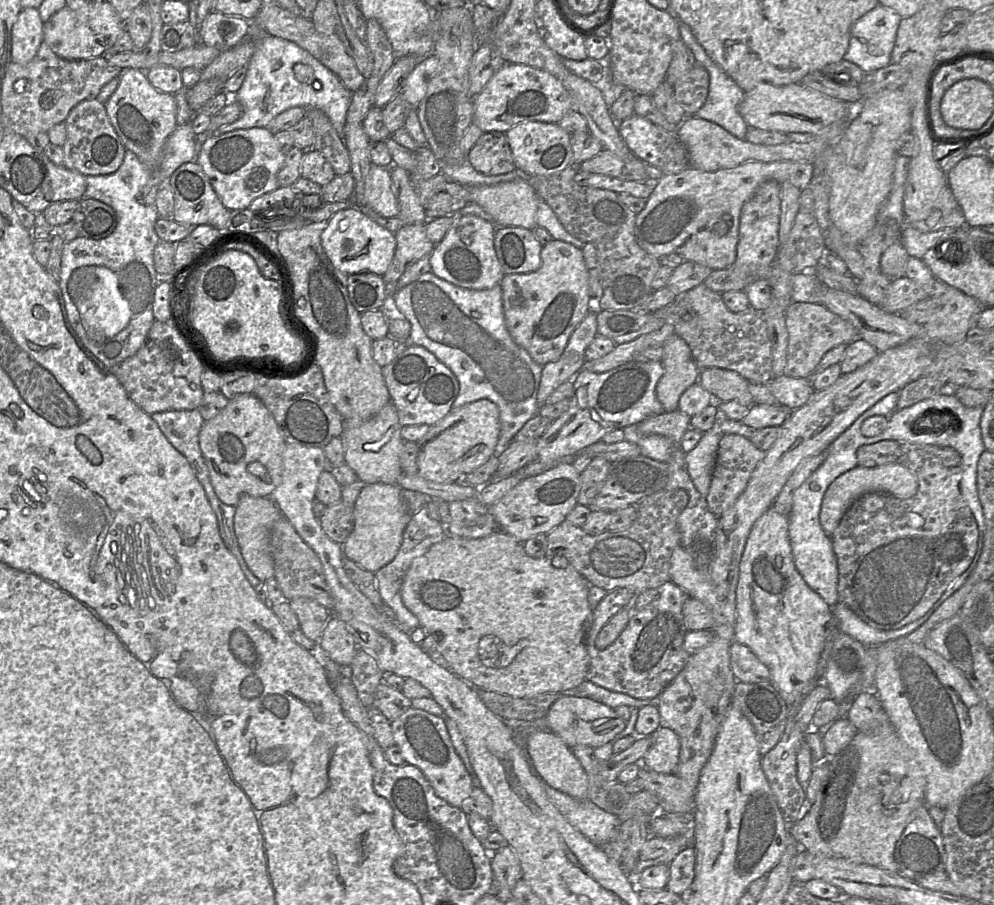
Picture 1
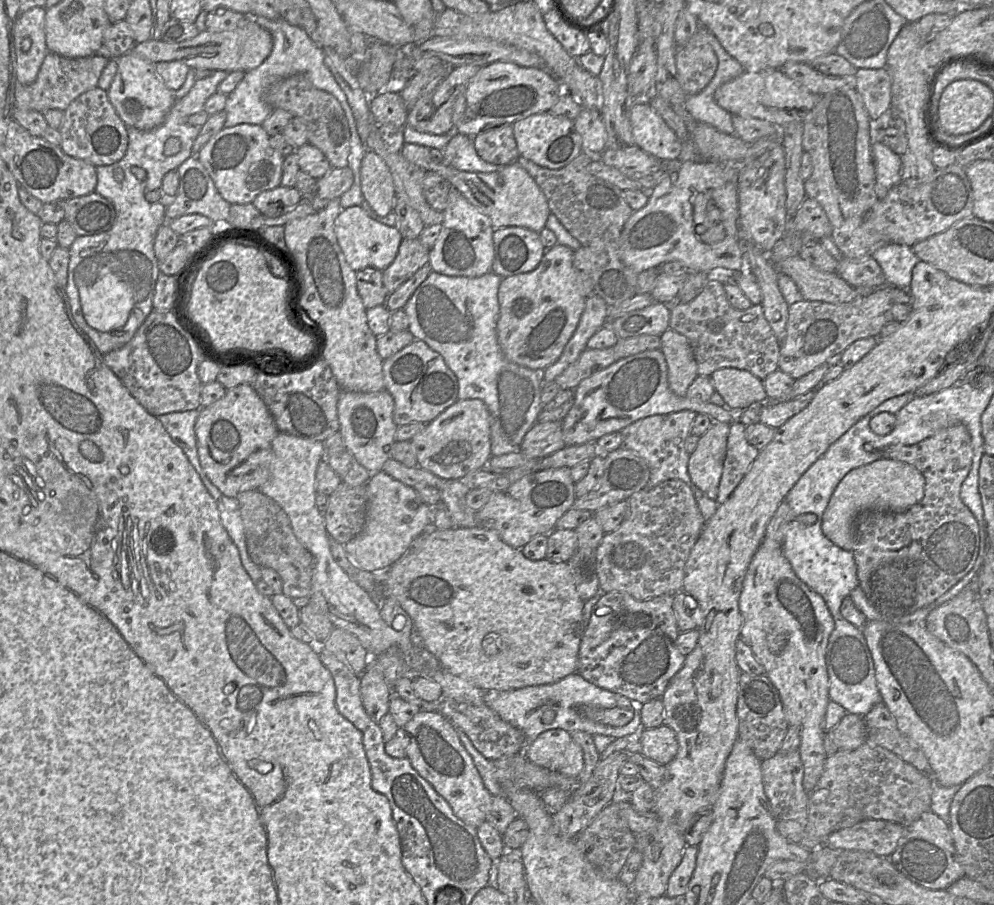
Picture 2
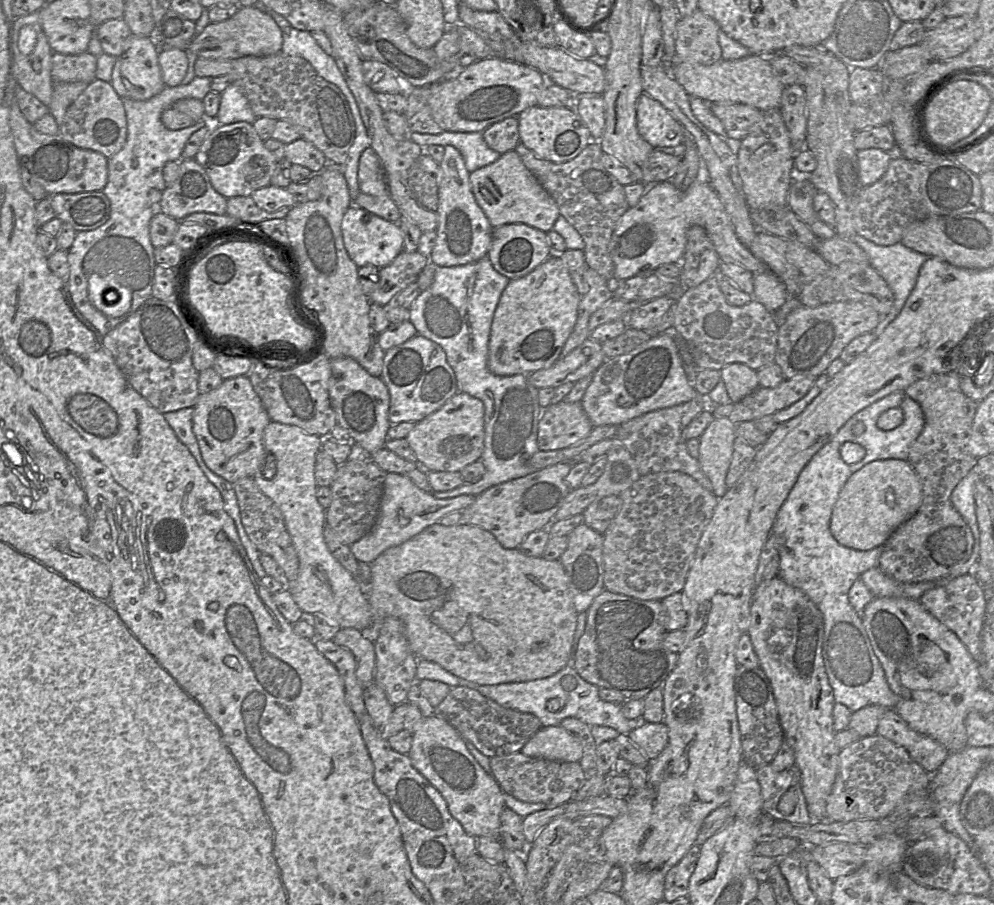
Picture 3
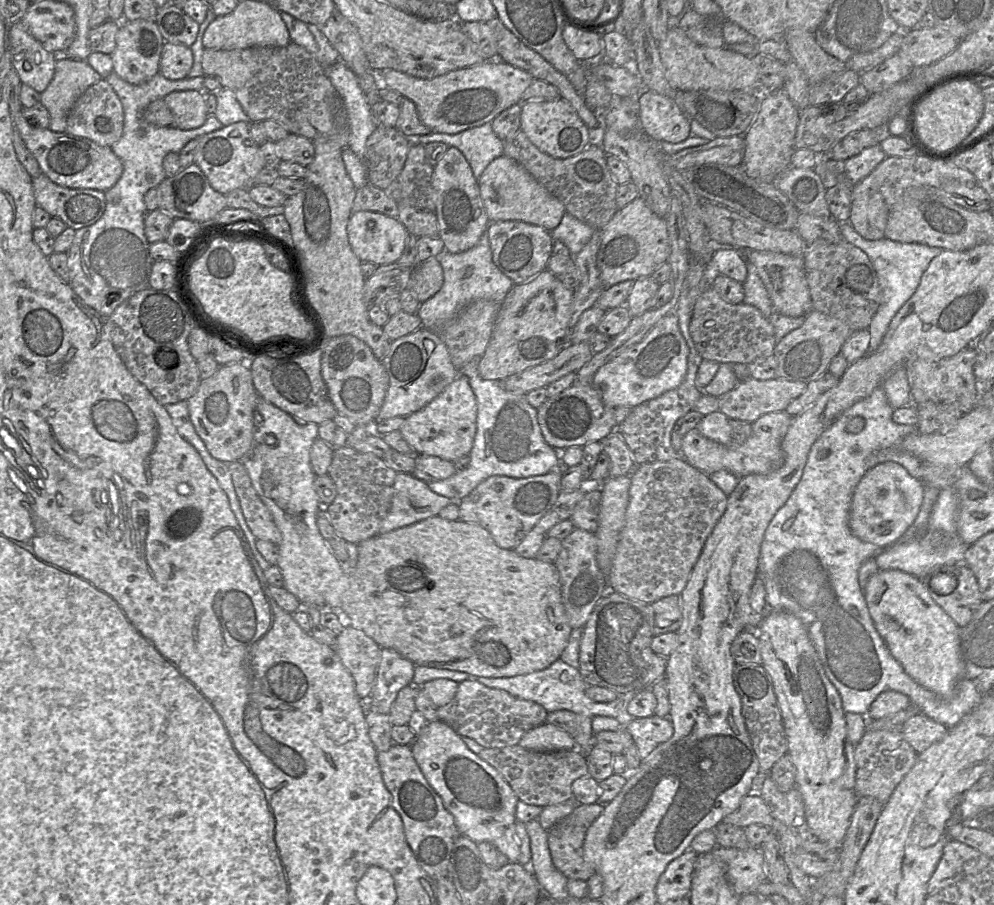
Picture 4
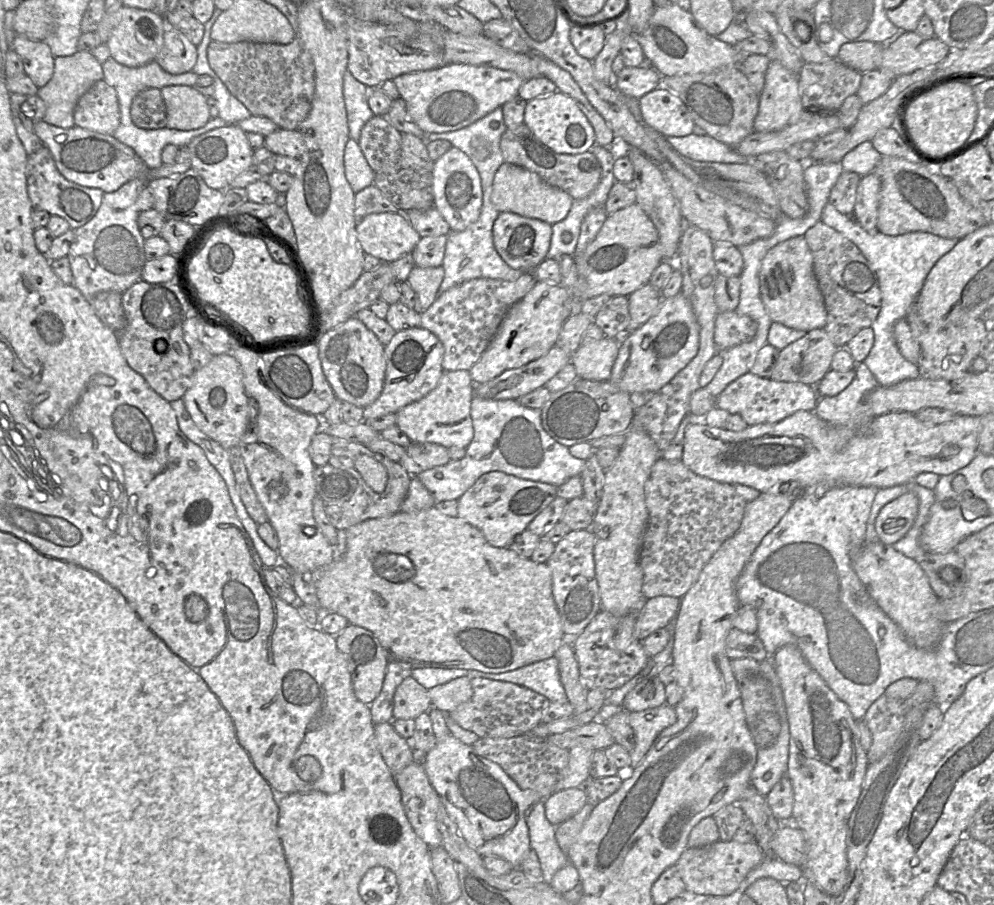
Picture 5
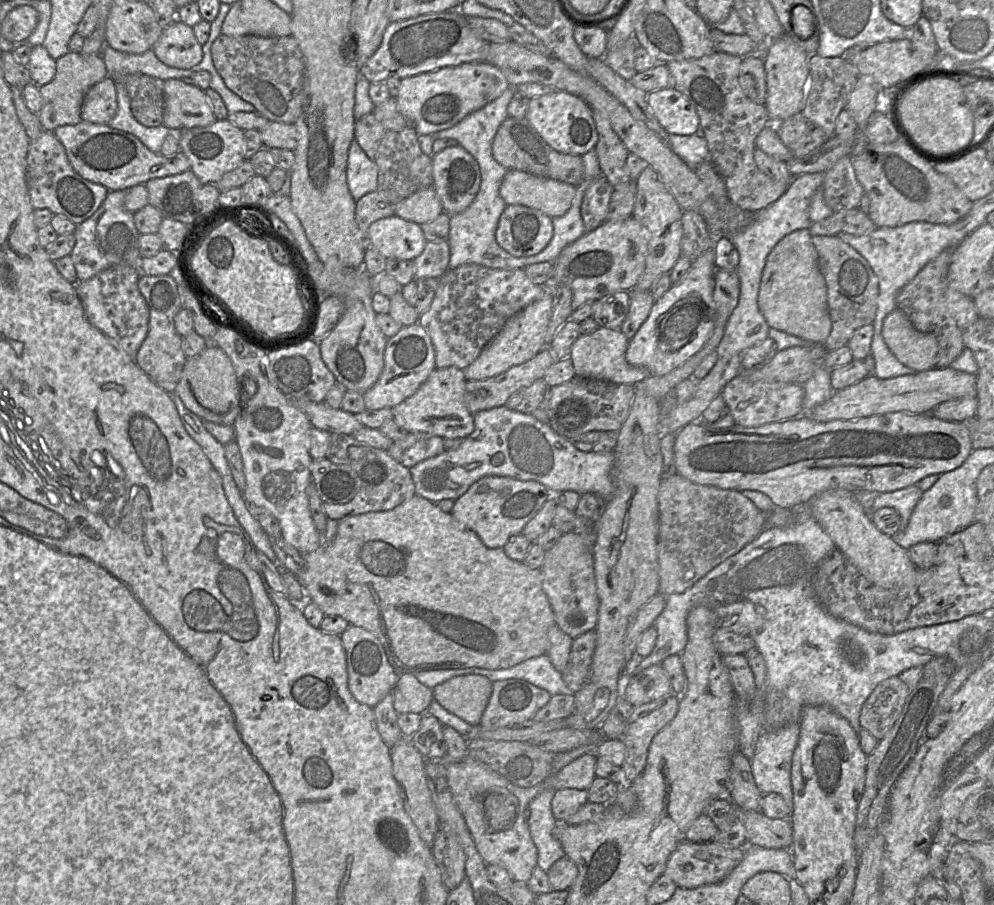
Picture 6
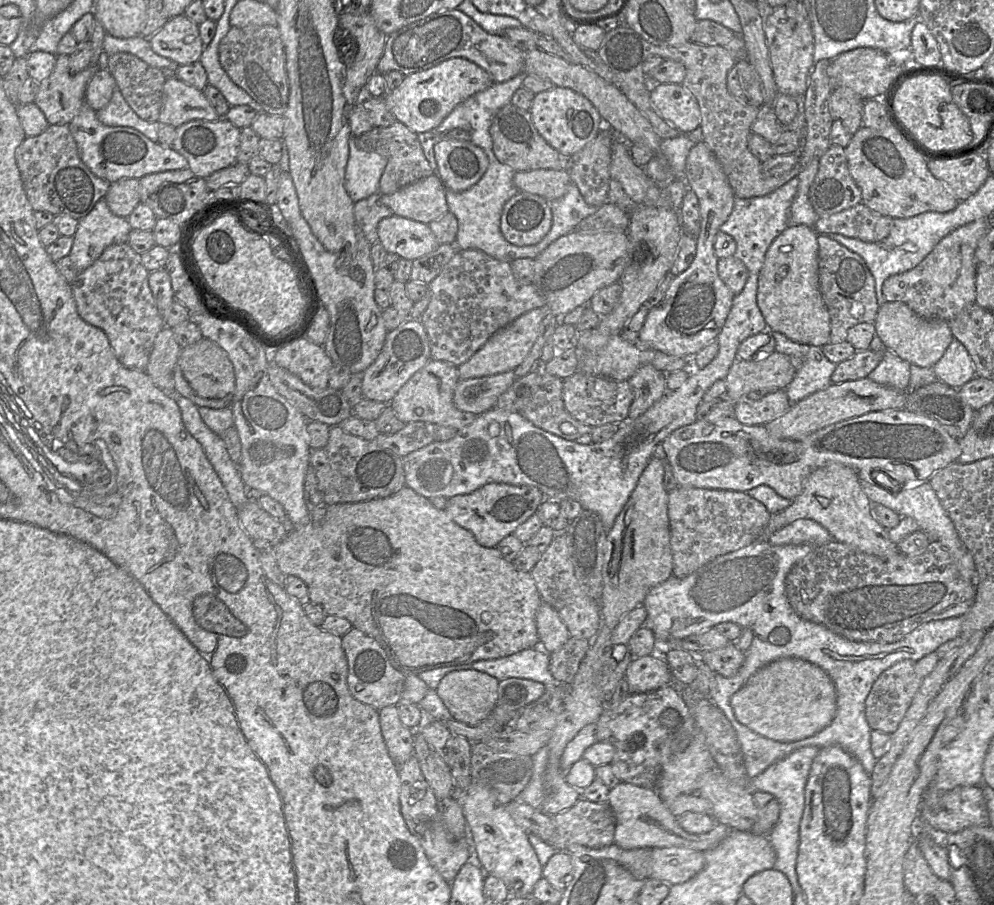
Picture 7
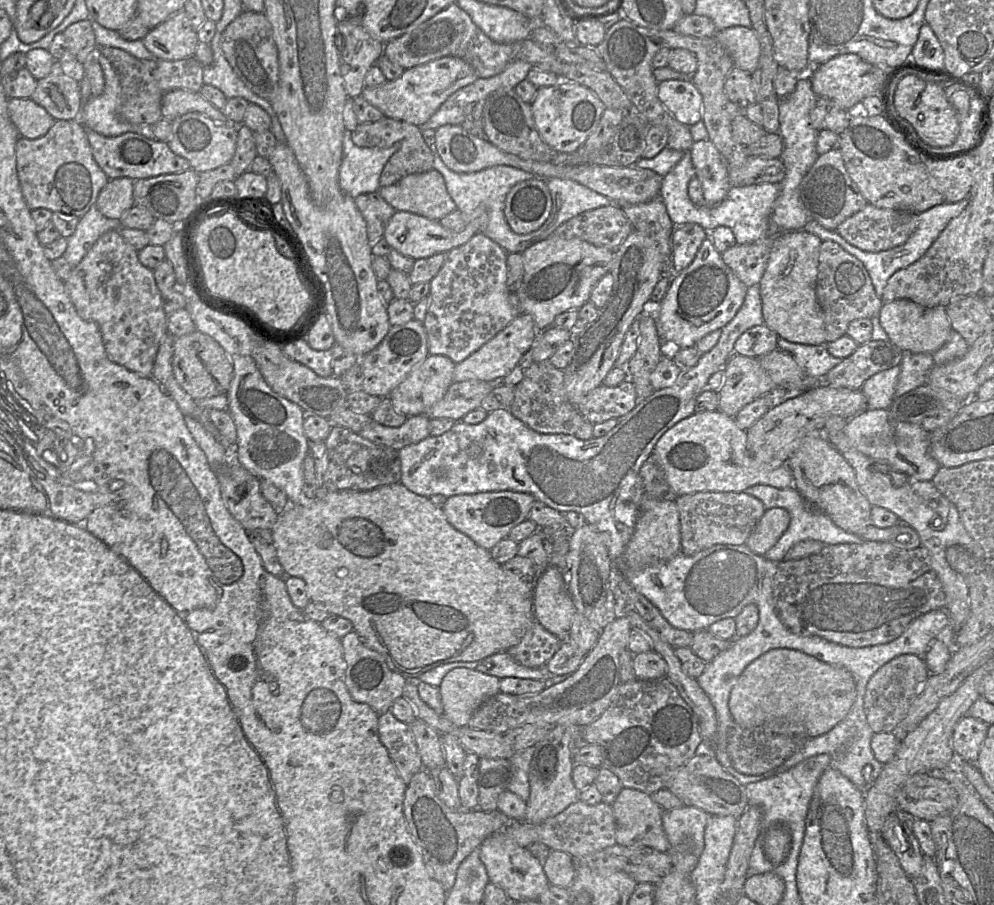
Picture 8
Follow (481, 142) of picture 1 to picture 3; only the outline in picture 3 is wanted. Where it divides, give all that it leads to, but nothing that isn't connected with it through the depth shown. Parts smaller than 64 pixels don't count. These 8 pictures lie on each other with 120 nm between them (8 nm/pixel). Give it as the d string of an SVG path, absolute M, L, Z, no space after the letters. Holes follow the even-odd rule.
M510 116L491 124L482 131L482 135L486 144L500 154L514 150L520 142L518 117Z

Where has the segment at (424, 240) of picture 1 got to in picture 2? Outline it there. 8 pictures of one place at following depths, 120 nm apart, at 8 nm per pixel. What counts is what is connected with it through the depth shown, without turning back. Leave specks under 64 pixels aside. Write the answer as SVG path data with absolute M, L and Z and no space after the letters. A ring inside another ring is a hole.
M419 238L402 240L394 261L382 271L383 285L388 295L429 262L430 249Z

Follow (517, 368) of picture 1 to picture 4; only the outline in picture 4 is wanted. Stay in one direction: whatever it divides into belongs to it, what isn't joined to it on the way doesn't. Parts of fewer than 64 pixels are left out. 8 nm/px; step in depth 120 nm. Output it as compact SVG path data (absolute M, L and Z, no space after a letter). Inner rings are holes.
M487 229L472 248L460 253L444 251L438 258L443 269L443 285L434 296L421 303L417 312L422 327L430 330L438 331L476 300L486 299L501 303L514 285L493 262ZM474 358L464 365L458 374L468 378L469 384L474 392L477 403L477 431L473 447L469 453L470 462L464 469L449 478L427 483L429 488L436 494L450 498L453 501L461 501L468 496L478 484L493 475L503 475L513 478L526 478L550 472L553 469L561 468L560 452L550 446L541 433L538 423L538 409L534 408L527 400L526 394L507 391L502 387L501 381L486 380L478 372L480 358Z

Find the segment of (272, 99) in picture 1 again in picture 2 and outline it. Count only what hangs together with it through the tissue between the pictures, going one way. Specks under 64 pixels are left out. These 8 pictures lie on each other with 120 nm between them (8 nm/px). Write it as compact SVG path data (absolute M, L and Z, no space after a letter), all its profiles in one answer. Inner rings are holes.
M251 16L254 21L270 32L273 40L273 47L270 55L258 67L247 71L236 88L228 95L224 111L226 120L224 127L233 127L238 124L261 125L272 112L272 108L264 101L264 92L272 84L296 74L302 74L317 89L332 94L341 104L350 129L350 154L348 167L353 172L353 184L339 198L343 209L351 206L360 206L363 202L361 191L360 168L365 152L368 150L361 140L352 110L348 104L347 97L341 89L331 71L324 62L324 53L320 46L316 45L308 34L299 26L289 24L283 18L268 19L263 16Z

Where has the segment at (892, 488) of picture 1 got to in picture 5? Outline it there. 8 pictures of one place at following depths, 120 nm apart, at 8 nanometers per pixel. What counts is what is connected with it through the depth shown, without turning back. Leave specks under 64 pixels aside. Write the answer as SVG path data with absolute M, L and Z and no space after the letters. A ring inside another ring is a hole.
M907 492L883 506L875 521L879 540L885 545L893 545L902 539L913 526L918 509L919 499L912 492Z

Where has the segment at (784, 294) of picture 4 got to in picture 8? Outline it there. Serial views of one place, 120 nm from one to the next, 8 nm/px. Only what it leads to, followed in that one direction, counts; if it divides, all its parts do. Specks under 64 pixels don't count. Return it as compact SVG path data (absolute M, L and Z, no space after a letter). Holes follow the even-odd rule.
M805 230L778 234L759 283L764 324L790 342L805 345L826 342L824 313L816 296L821 243L818 236Z

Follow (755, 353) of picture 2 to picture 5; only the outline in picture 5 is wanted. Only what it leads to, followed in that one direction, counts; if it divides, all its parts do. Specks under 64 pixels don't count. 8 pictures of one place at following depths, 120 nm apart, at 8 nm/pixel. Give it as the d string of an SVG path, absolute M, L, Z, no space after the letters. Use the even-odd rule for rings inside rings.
M736 311L718 312L715 319L714 342L718 352L749 342L758 324L747 315Z

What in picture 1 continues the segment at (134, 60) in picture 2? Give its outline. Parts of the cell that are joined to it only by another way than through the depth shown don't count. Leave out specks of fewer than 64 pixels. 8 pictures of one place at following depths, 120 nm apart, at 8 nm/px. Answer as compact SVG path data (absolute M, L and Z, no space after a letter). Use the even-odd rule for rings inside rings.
M135 68L122 69L119 85L105 103L109 120L127 150L132 151L151 171L157 171L164 158L164 145L167 138L178 126L175 95L158 91L149 82L146 71Z

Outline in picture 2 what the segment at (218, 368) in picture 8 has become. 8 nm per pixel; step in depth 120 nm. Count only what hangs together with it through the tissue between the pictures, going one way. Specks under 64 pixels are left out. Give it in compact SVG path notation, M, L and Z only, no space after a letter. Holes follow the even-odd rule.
M241 384L228 389L220 400L208 407L201 407L195 433L201 467L223 495L236 498L242 492L258 490L269 480L273 459L272 441L279 430L268 407L252 385Z

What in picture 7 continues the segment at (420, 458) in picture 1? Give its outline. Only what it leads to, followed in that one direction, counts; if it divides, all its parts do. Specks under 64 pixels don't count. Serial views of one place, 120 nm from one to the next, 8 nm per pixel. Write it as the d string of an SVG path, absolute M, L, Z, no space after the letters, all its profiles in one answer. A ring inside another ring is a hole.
M429 360L397 392L388 404L404 423L422 421L462 429L475 421L476 415L459 410L453 403L454 389L460 380L458 366L441 360Z

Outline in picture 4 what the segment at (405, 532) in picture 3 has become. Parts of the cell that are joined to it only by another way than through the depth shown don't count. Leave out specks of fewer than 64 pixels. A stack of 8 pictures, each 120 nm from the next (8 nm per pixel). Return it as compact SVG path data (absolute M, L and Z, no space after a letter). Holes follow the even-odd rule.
M397 473L393 488L391 507L380 525L378 534L385 534L437 516L450 503L459 505L459 501L433 492L427 483L417 479L413 474Z

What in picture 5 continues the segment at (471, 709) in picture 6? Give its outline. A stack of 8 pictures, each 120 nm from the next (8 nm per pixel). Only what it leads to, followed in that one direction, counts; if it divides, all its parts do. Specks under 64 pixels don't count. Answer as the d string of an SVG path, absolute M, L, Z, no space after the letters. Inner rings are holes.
M459 677L427 690L433 708L443 713L454 711L459 705L467 702L472 694L471 679Z

